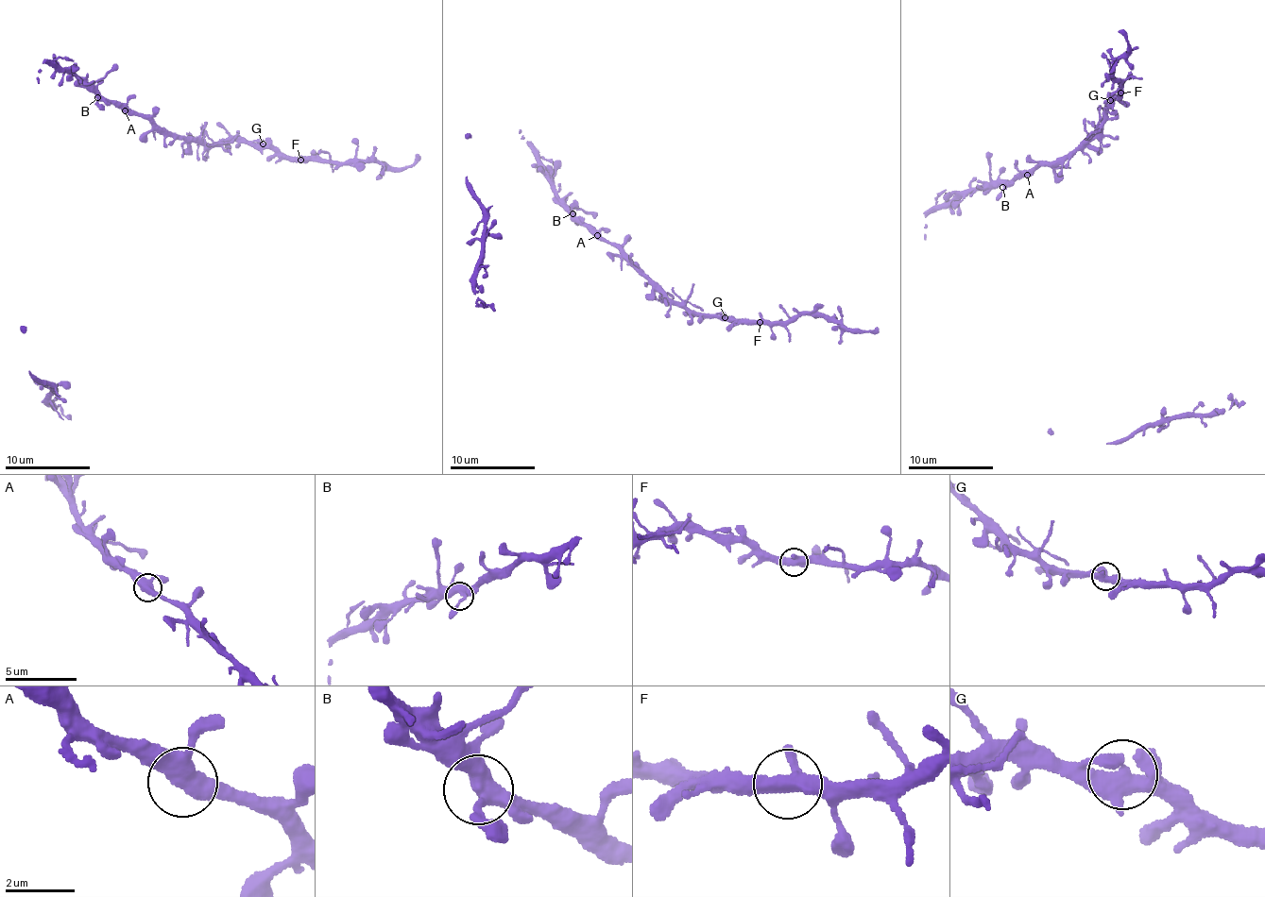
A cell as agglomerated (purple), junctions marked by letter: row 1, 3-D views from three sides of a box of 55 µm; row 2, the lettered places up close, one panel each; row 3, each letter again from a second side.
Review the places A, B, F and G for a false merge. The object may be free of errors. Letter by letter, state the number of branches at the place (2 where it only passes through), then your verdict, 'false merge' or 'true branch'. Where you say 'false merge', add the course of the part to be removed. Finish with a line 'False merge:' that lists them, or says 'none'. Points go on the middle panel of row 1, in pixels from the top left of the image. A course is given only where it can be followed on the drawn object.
A: 3 branches meet; true branch
B: 3 branches meet; true branch
F: 3 branches meet; true branch
G: 3 branches meet; true branch
False merge: none

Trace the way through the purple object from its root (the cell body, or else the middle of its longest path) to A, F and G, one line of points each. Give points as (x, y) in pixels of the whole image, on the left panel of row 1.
A: (144, 143), (150, 124), (125, 110)
F: (144, 143), (147, 133), (156, 132), (205, 145), (230, 140), (253, 141), (270, 143), (286, 157), (299, 160)
G: (144, 143), (147, 133), (156, 132), (205, 145), (236, 140), (263, 143)

